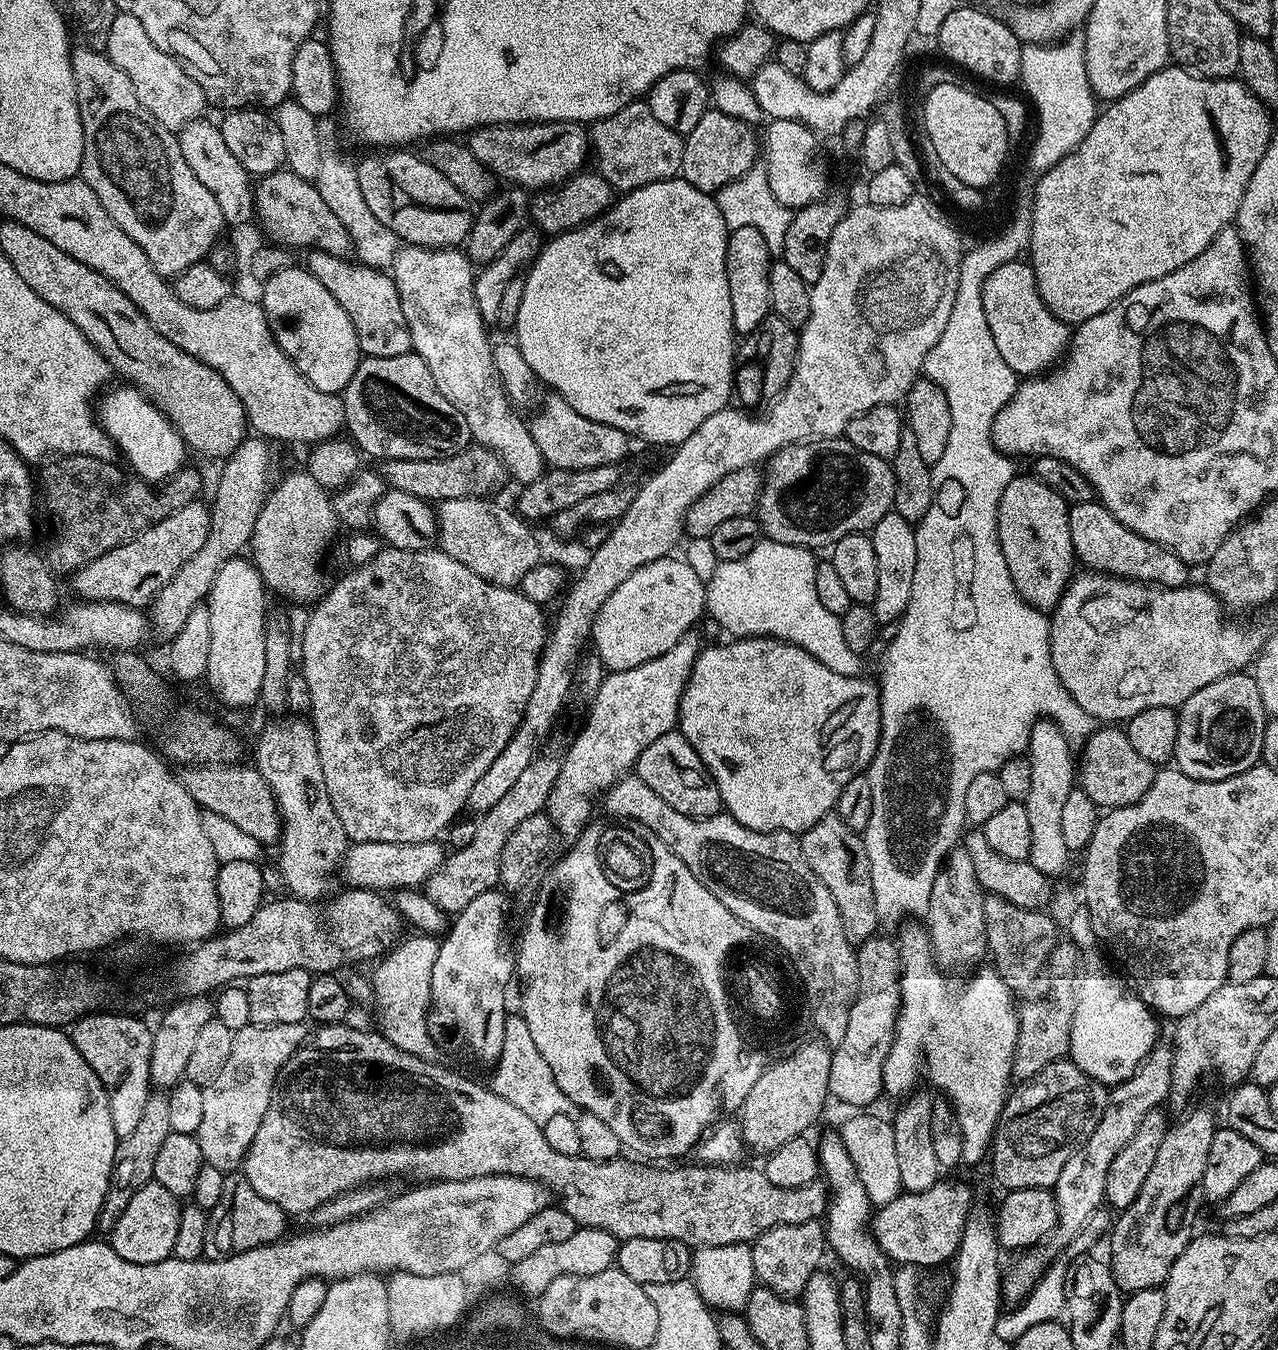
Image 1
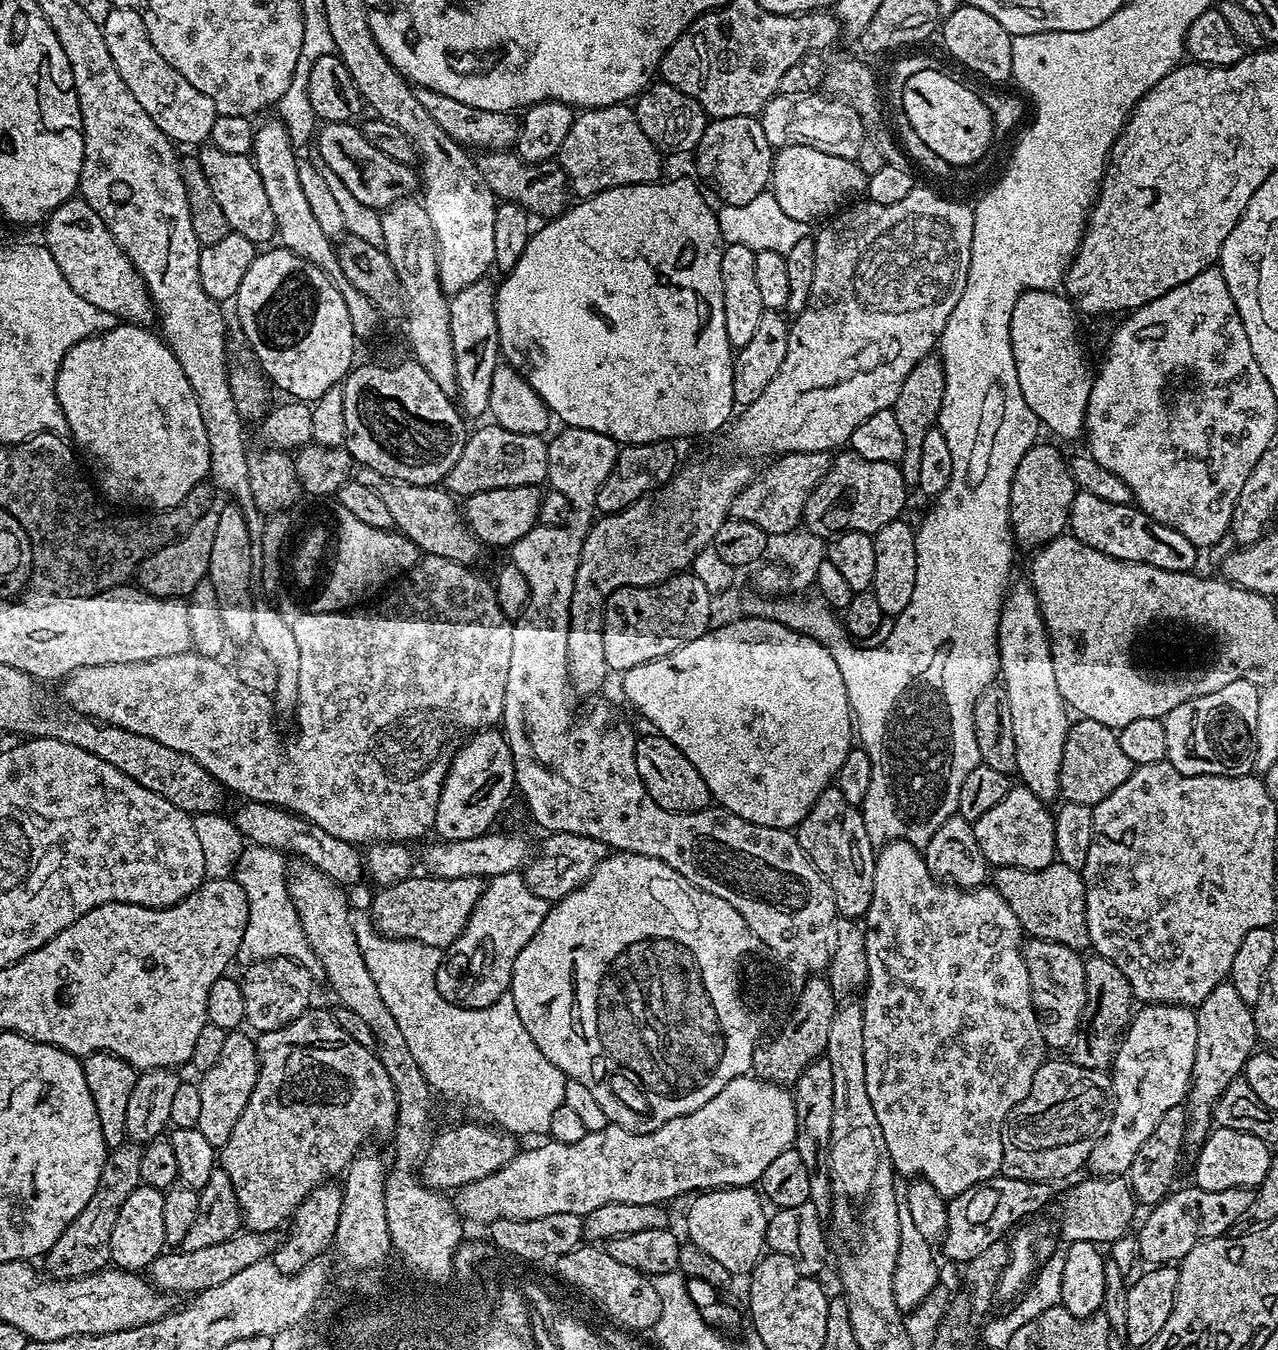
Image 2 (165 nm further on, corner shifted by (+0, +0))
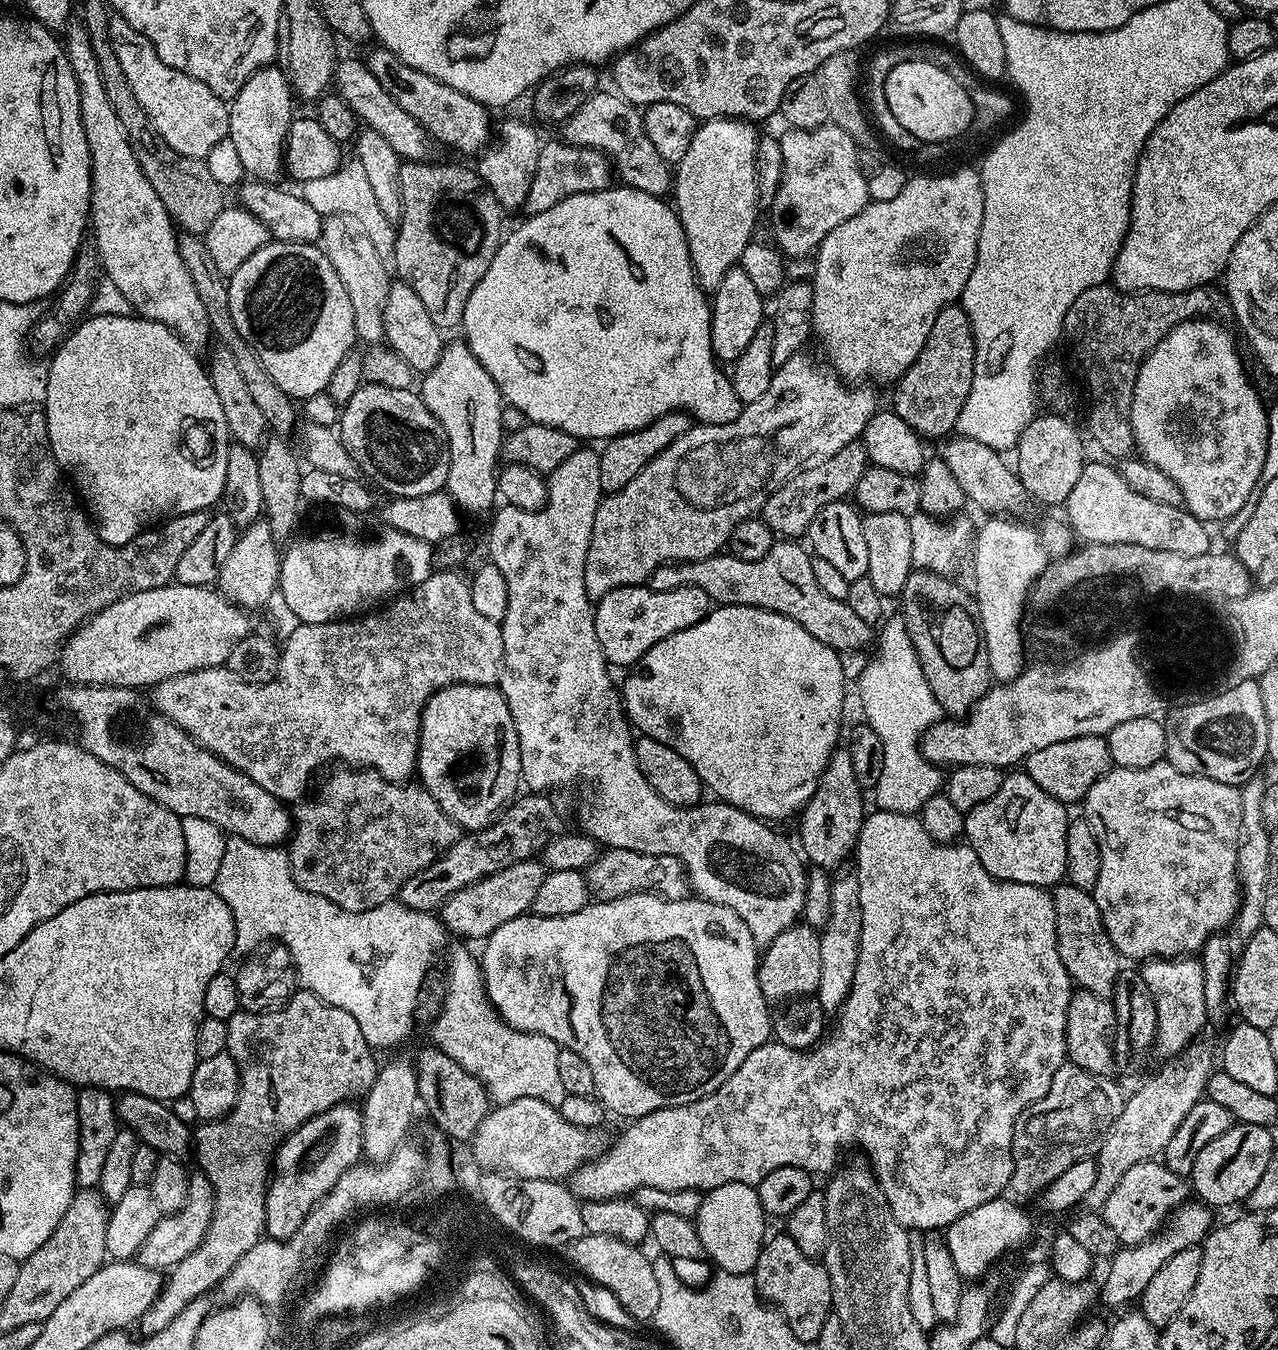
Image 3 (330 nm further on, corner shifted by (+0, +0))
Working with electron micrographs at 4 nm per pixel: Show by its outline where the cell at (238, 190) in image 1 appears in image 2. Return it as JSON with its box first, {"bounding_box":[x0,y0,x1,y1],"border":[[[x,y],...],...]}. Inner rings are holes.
{"bounding_box":[199,146,276,245],"border":[[[215,146],[201,147],[199,152],[200,168],[206,174],[206,180],[210,182],[210,190],[214,190],[214,198],[218,198],[223,212],[226,213],[229,229],[242,234],[242,238],[250,238],[254,245],[267,245],[267,240],[276,236],[276,223],[256,165],[248,156],[226,154],[226,150],[218,150]]]}

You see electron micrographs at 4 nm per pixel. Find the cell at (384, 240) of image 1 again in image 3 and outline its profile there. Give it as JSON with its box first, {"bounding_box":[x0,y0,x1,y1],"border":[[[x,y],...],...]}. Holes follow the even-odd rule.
{"bounding_box":[300,161,396,259],"border":[[[360,161],[341,163],[340,168],[326,178],[310,179],[303,183],[300,190],[301,196],[306,202],[318,210],[321,216],[339,215],[352,217],[356,222],[365,227],[366,234],[369,235],[371,242],[379,257],[389,259],[396,249],[396,228],[393,221],[386,218],[382,213],[374,190],[371,189],[370,182],[367,181],[366,170],[363,169]]]}

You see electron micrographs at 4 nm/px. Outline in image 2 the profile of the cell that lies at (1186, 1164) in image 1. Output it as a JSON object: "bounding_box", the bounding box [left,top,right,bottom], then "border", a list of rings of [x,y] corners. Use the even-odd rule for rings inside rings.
{"bounding_box":[1184,982,1258,1150],"border":[[[1231,982],[1214,986],[1214,990],[1206,994],[1195,1013],[1198,1047],[1194,1050],[1194,1070],[1186,1097],[1188,1121],[1184,1143],[1189,1149],[1199,1150],[1214,1127],[1212,1111],[1218,1098],[1222,1098],[1226,1086],[1230,1086],[1230,1082],[1243,1073],[1246,1062],[1257,1051],[1258,1037],[1254,1030],[1252,1009],[1246,1002],[1242,1002],[1238,990]]]}

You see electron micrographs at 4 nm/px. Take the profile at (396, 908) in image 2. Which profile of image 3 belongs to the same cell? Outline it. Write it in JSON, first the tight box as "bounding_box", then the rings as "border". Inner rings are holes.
{"bounding_box":[442,859,546,941],"border":[[[539,859],[523,860],[498,874],[490,874],[470,886],[458,890],[445,902],[442,909],[442,923],[449,933],[465,936],[468,940],[483,941],[498,926],[525,915],[531,909],[535,895],[542,886],[546,869]]]}

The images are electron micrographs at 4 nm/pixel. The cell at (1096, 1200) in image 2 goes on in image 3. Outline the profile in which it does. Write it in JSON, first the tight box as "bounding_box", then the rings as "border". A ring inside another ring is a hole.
{"bounding_box":[1102,1159,1190,1245],"border":[[[1159,1159],[1138,1162],[1126,1171],[1114,1187],[1114,1192],[1107,1198],[1102,1217],[1116,1235],[1121,1245],[1141,1244],[1149,1240],[1164,1227],[1164,1221],[1171,1216],[1179,1204],[1185,1203],[1190,1196],[1190,1184],[1183,1176],[1170,1170]]]}

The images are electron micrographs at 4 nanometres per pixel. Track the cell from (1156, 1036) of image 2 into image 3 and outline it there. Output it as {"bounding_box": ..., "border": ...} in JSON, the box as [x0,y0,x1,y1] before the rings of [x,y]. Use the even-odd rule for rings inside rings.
{"bounding_box":[1139,958,1210,1058],"border":[[[1157,958],[1143,961],[1139,969],[1146,986],[1150,986],[1150,998],[1154,998],[1154,1010],[1158,1010],[1158,1030],[1154,1045],[1155,1055],[1161,1058],[1179,1056],[1201,1034],[1204,1023],[1210,1020],[1206,1010],[1205,991],[1202,990],[1202,966],[1196,958]]]}

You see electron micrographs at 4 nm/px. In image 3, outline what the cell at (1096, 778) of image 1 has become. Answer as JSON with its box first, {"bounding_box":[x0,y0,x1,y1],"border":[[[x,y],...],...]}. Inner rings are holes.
{"bounding_box":[1026,736,1113,805],"border":[[[1083,736],[1082,738],[1070,738],[1066,742],[1054,742],[1054,746],[1046,746],[1046,750],[1034,750],[1026,761],[1026,771],[1046,794],[1050,794],[1056,800],[1065,805],[1083,801],[1084,795],[1102,778],[1108,769],[1113,767],[1110,758],[1110,746],[1107,739],[1102,736]]]}

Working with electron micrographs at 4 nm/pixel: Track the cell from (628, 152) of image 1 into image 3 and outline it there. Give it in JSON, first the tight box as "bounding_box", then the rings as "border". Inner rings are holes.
{"bounding_box":[523,140,614,216],"border":[[[557,140],[547,141],[538,154],[538,170],[534,170],[534,182],[530,182],[530,194],[526,194],[523,207],[528,216],[542,214],[542,210],[550,210],[550,206],[558,206],[574,194],[600,192],[613,183],[614,168],[607,156],[593,148]]]}

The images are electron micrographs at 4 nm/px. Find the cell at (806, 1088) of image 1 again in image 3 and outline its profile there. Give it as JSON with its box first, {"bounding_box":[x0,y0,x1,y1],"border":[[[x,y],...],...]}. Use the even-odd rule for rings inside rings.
{"bounding_box":[758,922,822,1006],"border":[[[797,922],[782,930],[782,934],[778,934],[778,938],[774,938],[774,942],[770,942],[763,949],[758,970],[758,986],[769,1005],[780,1006],[790,1000],[811,997],[821,975],[822,950],[819,931],[806,923]]]}

